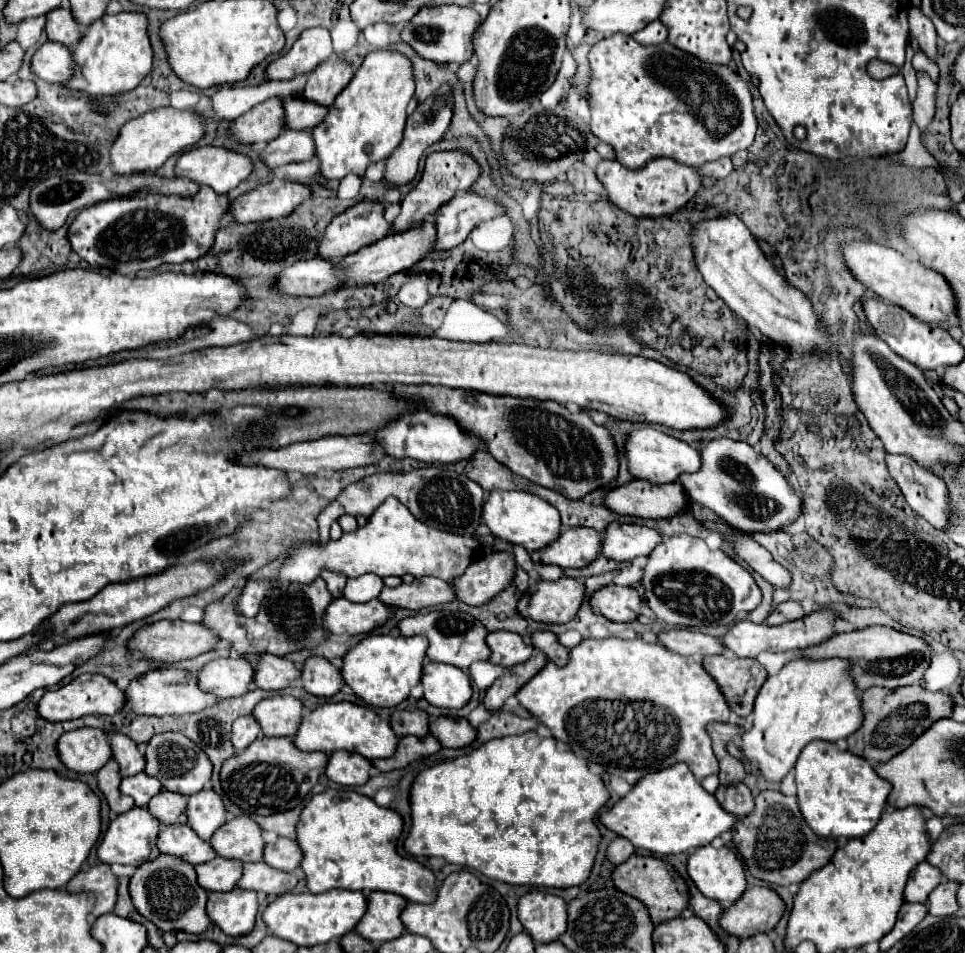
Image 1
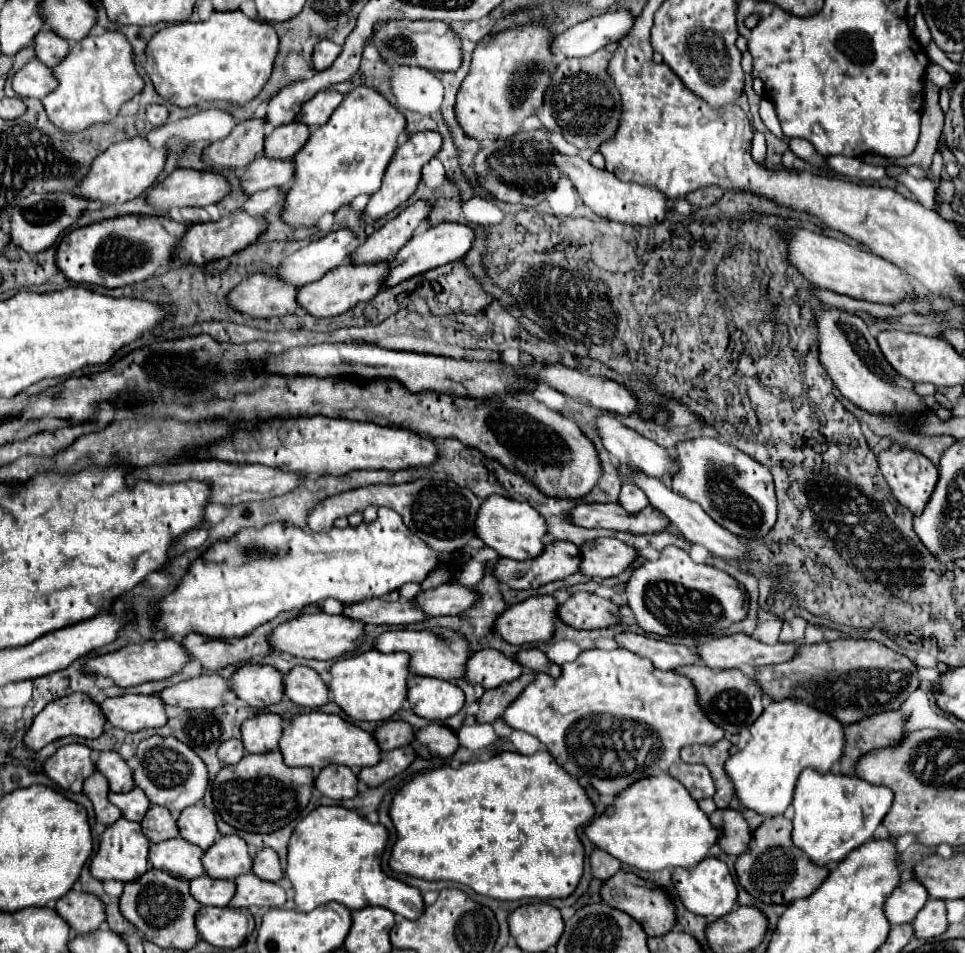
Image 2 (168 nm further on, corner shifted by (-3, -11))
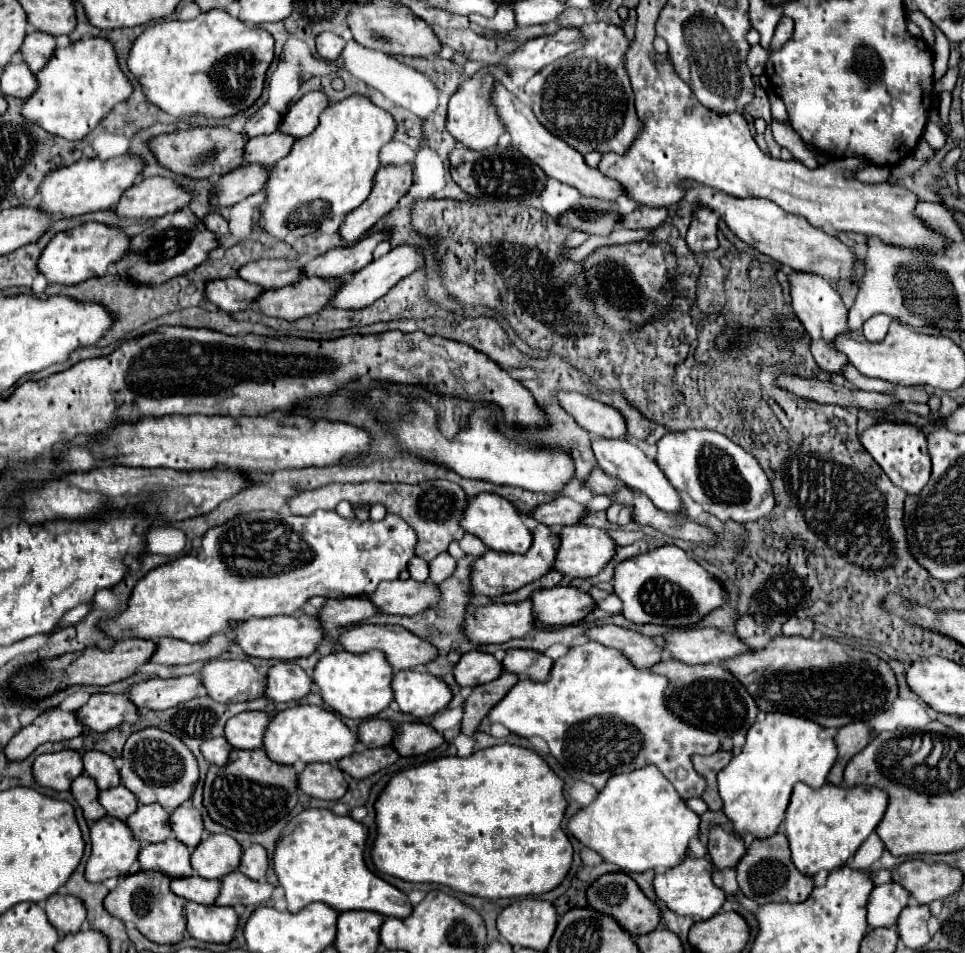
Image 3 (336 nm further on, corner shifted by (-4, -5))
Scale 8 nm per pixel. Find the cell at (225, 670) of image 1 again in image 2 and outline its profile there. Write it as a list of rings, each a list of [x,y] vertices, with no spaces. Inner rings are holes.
[[[201,674],[165,688],[159,696],[169,706],[181,708],[219,708],[225,704],[223,694],[231,692],[231,682],[219,674]]]

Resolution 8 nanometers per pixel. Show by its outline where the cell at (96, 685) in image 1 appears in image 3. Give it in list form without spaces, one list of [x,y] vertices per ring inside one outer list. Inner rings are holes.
[[[62,710],[44,712],[30,726],[22,728],[6,744],[4,754],[8,754],[8,758],[12,762],[18,762],[18,760],[24,760],[26,756],[30,756],[44,742],[68,740],[74,736],[80,736],[82,732],[84,732],[84,728],[76,720],[74,712],[62,712]]]

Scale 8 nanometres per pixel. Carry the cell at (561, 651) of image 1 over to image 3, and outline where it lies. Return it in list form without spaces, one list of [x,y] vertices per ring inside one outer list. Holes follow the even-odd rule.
[[[508,650],[502,666],[520,678],[530,678],[534,682],[544,682],[550,676],[552,660],[540,652],[532,650]]]

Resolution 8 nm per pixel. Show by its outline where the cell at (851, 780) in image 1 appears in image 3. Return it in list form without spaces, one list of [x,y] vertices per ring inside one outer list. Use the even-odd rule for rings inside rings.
[[[796,784],[786,810],[786,838],[790,842],[792,862],[804,876],[814,876],[820,870],[832,872],[854,856],[858,846],[876,830],[888,804],[888,794],[872,786],[832,786],[824,784],[812,790],[806,784]]]

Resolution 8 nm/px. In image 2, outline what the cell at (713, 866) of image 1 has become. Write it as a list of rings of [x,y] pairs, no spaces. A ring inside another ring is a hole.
[[[705,858],[693,870],[675,868],[673,884],[675,884],[675,890],[677,890],[679,898],[683,900],[685,908],[695,914],[701,914],[707,918],[721,918],[737,908],[737,884],[731,876],[727,864],[721,862],[719,858]]]

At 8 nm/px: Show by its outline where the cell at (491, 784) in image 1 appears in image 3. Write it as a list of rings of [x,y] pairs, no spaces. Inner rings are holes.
[[[500,744],[500,746],[490,746],[484,750],[478,750],[466,758],[460,756],[444,756],[434,762],[402,770],[390,778],[382,794],[378,796],[376,804],[376,840],[372,844],[372,862],[374,866],[388,876],[406,880],[406,882],[430,882],[430,884],[442,884],[448,886],[456,892],[470,894],[470,896],[480,896],[488,900],[498,900],[498,898],[520,898],[528,894],[544,894],[554,890],[564,876],[570,870],[572,864],[572,844],[568,836],[562,830],[562,818],[566,810],[566,800],[562,796],[562,780],[548,768],[548,764],[532,750],[526,750],[522,746],[512,746],[512,744]]]

